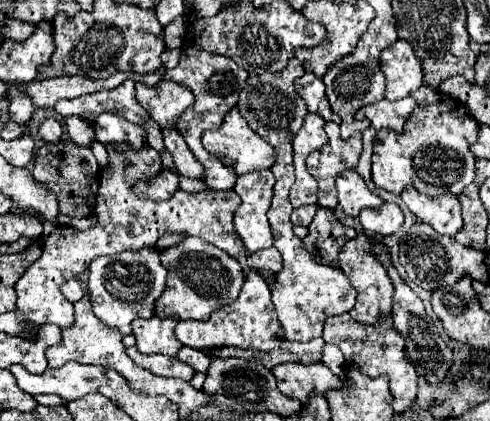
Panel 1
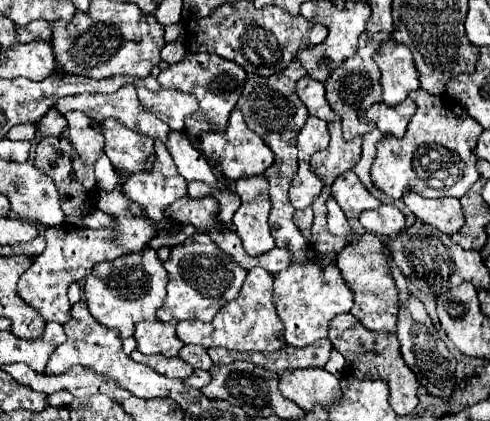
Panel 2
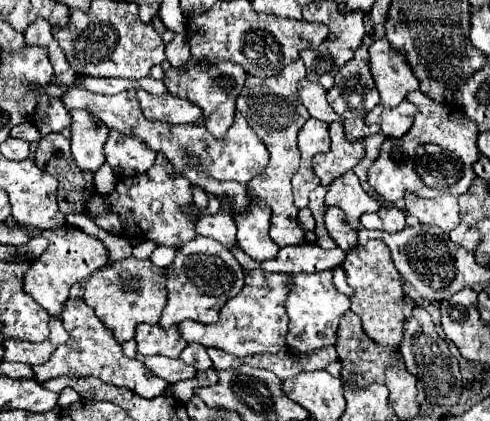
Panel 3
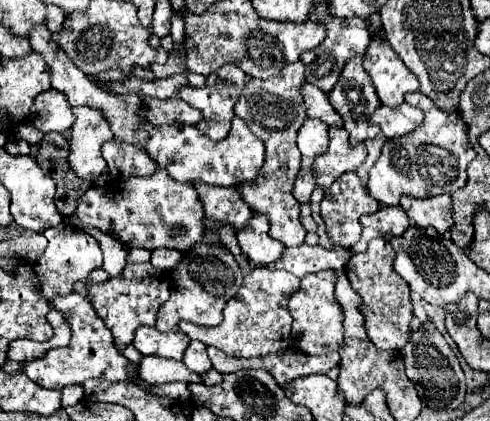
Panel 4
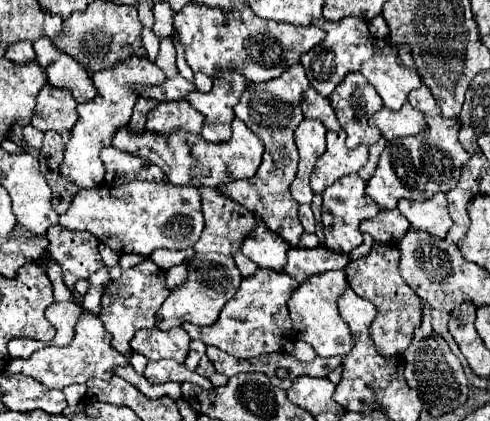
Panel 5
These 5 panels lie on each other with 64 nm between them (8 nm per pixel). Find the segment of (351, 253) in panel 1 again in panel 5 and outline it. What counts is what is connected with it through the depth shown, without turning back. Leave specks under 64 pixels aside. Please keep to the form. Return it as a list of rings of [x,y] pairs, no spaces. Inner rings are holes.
[[[374,242],[368,256],[352,260],[346,268],[350,288],[376,306],[376,320],[370,324],[370,338],[374,340],[376,350],[384,356],[396,356],[402,354],[404,348],[408,348],[408,344],[412,342],[414,328],[422,320],[424,306],[416,292],[412,292],[412,288],[408,288],[408,284],[400,278],[400,272],[396,268],[398,258],[400,252],[396,252],[396,246]]]

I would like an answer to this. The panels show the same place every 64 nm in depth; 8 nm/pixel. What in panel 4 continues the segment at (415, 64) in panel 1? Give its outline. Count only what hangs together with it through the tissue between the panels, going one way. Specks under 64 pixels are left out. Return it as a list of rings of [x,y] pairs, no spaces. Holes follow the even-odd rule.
[[[382,36],[370,42],[364,68],[370,74],[384,106],[394,108],[404,102],[404,94],[418,90],[416,76],[404,66],[396,52],[392,52],[392,46]]]

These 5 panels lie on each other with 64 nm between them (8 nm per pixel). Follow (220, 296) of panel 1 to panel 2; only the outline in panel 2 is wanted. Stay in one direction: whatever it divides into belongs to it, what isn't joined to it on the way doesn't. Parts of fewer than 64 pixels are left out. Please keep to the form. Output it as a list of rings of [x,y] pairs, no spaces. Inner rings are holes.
[[[192,234],[186,242],[174,246],[170,250],[168,260],[164,262],[164,268],[168,270],[170,280],[166,286],[166,300],[156,312],[156,318],[160,322],[190,318],[210,322],[226,302],[238,296],[246,278],[246,270],[240,264],[236,264],[232,256],[228,256],[216,244],[212,244],[212,240],[204,234]]]

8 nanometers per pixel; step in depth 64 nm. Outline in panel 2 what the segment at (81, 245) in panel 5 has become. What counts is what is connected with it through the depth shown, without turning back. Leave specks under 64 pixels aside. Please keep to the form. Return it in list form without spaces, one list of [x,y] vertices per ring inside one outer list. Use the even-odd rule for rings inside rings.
[[[116,172],[116,174],[118,174],[118,186],[110,192],[100,190],[98,194],[98,208],[116,218],[116,228],[88,230],[88,228],[76,228],[68,222],[48,228],[44,252],[34,258],[32,266],[18,280],[16,290],[20,298],[28,306],[32,306],[46,322],[66,324],[70,320],[72,306],[66,296],[68,286],[72,282],[84,280],[88,272],[92,272],[94,264],[104,260],[116,260],[122,254],[138,253],[158,234],[158,226],[154,224],[154,220],[146,218],[142,208],[122,192],[122,184],[128,180],[128,174],[126,172]]]

